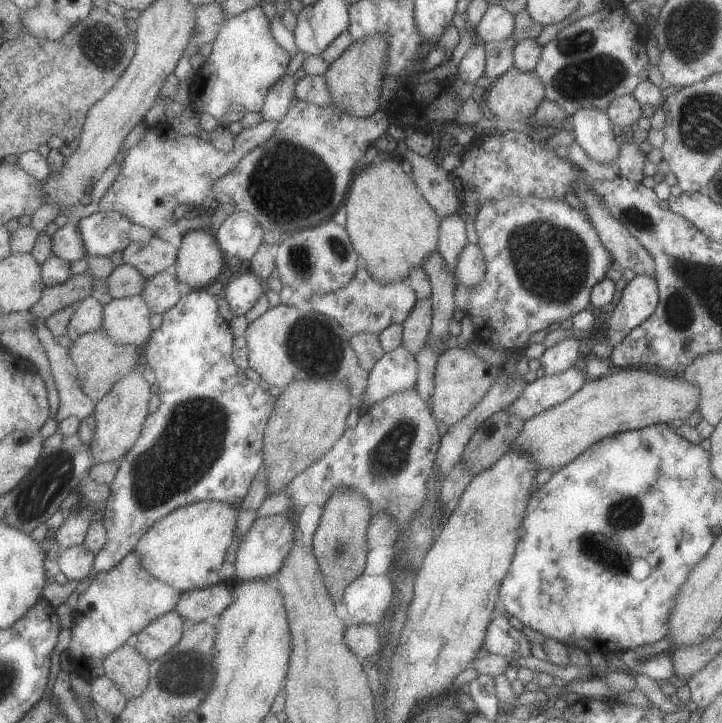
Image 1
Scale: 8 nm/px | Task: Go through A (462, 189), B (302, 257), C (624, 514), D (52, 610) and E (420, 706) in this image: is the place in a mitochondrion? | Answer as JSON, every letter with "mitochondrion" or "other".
{"A":"other","B":"mitochondrion","C":"mitochondrion","D":"other","E":"other"}

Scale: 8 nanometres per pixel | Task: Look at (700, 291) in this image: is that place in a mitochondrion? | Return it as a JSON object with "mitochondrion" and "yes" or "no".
{"mitochondrion":"yes"}

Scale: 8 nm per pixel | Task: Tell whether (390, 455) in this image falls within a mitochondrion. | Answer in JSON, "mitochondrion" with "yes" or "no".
{"mitochondrion":"yes"}

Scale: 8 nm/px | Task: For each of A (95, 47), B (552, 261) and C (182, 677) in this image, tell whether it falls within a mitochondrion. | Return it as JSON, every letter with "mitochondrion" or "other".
{"A":"other","B":"mitochondrion","C":"mitochondrion"}

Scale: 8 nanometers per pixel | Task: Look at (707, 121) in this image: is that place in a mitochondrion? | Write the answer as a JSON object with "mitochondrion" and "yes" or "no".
{"mitochondrion":"yes"}

